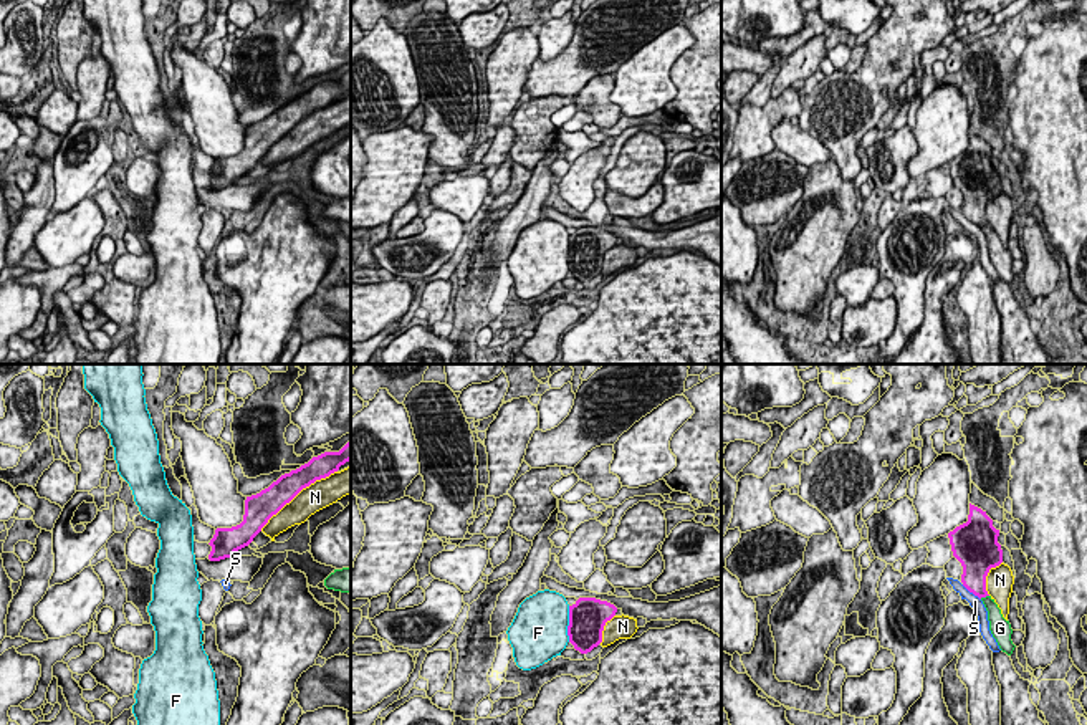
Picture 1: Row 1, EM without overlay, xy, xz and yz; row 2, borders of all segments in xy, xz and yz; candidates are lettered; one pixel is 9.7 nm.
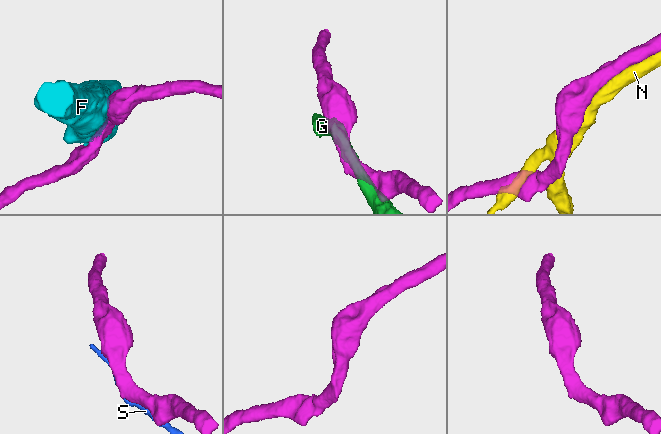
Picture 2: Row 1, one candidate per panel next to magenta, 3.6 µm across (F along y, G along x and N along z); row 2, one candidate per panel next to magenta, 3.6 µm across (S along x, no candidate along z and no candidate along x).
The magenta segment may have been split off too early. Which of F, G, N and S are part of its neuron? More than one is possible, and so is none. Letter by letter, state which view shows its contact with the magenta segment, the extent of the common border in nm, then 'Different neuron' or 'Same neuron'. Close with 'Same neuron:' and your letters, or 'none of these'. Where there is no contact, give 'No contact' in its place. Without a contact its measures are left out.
F: Touches magenta in xz. Shared border 360 nm. Different neuron
G: Touches magenta in yz. Shared border 100 nm. Different neuron
N: Touches magenta in xy. Shared border 950 nm. Same neuron
S: Touches magenta in yz. Shared border 240 nm. Different neuron
Same neuron: N

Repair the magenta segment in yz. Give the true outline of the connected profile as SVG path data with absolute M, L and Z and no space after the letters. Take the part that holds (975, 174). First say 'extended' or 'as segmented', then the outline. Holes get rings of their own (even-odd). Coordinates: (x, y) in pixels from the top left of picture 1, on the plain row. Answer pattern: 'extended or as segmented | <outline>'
as segmented | M970 132L968 151L948 162L953 185L961 192L963 215L974 225L986 227L986 205L1003 192L998 172L999 159L981 137Z

